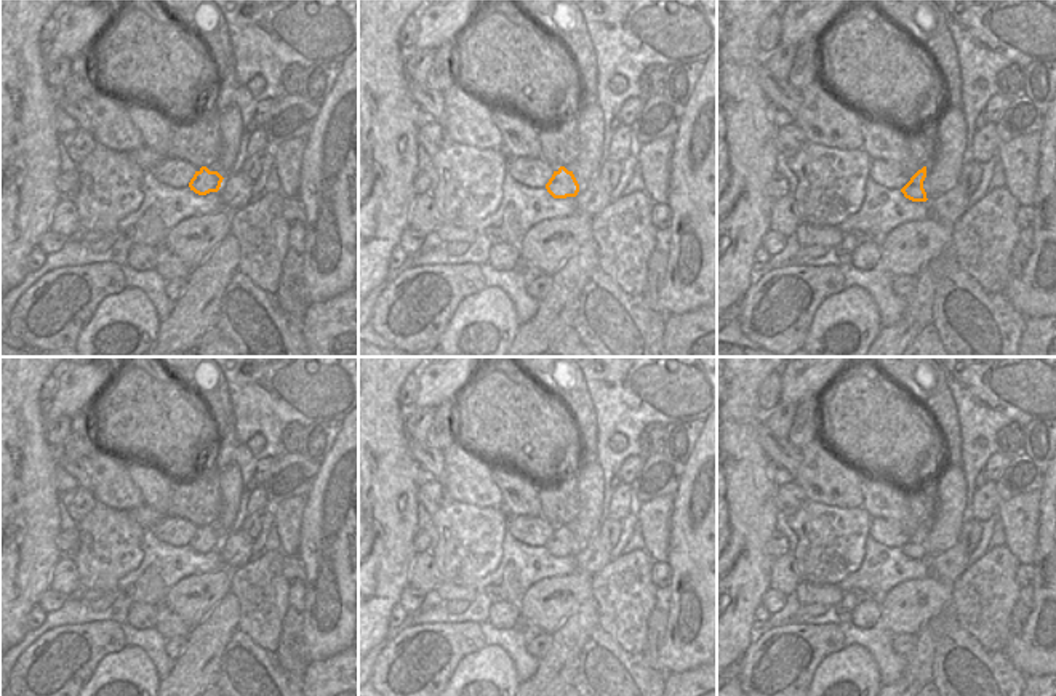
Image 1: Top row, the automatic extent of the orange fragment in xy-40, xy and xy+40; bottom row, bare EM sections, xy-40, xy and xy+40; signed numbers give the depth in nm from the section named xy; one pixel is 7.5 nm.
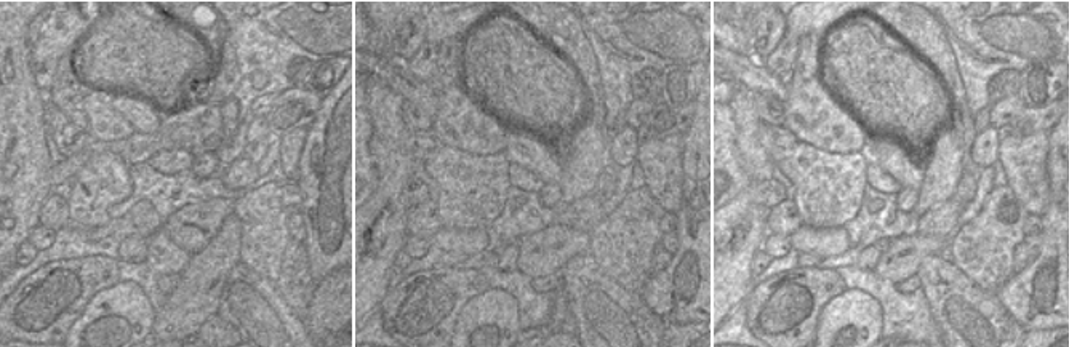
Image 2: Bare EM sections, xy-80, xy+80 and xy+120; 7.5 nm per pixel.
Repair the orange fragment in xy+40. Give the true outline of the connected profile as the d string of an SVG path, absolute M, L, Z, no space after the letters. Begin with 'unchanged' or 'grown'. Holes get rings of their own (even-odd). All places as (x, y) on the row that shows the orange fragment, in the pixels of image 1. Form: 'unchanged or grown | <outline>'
unchanged | M926 166L918 170L910 181L901 189L906 198L912 202L926 202L926 192L923 189L923 181L926 178Z

